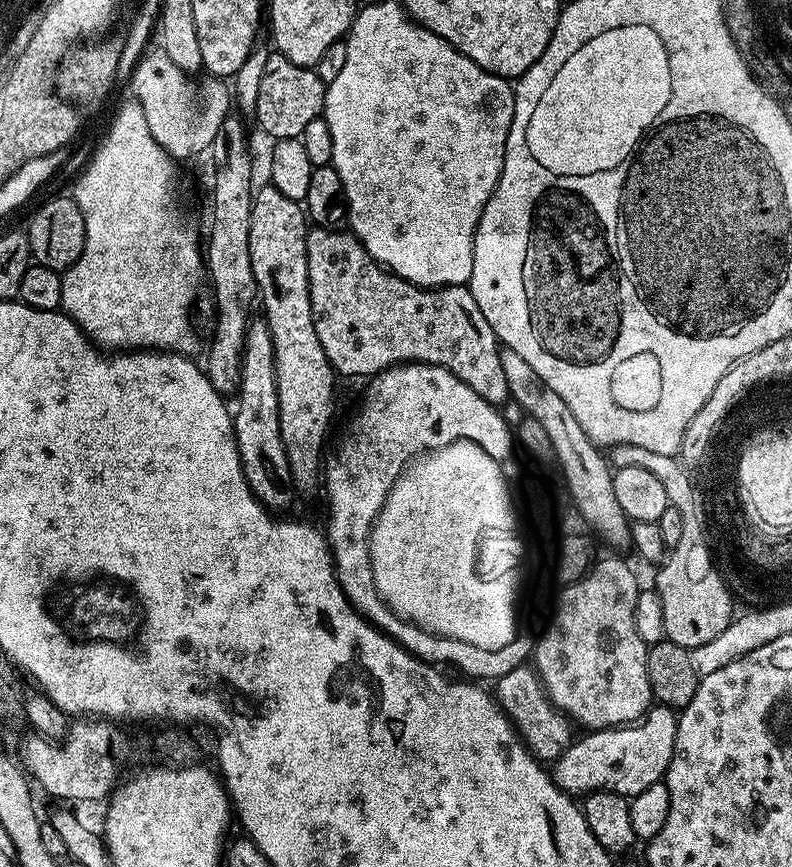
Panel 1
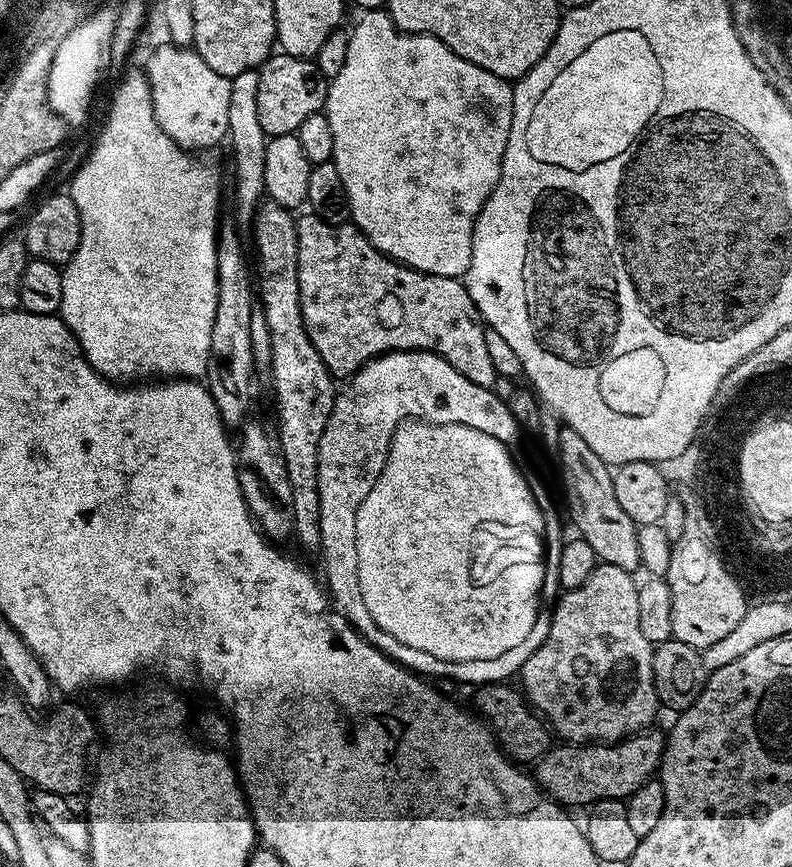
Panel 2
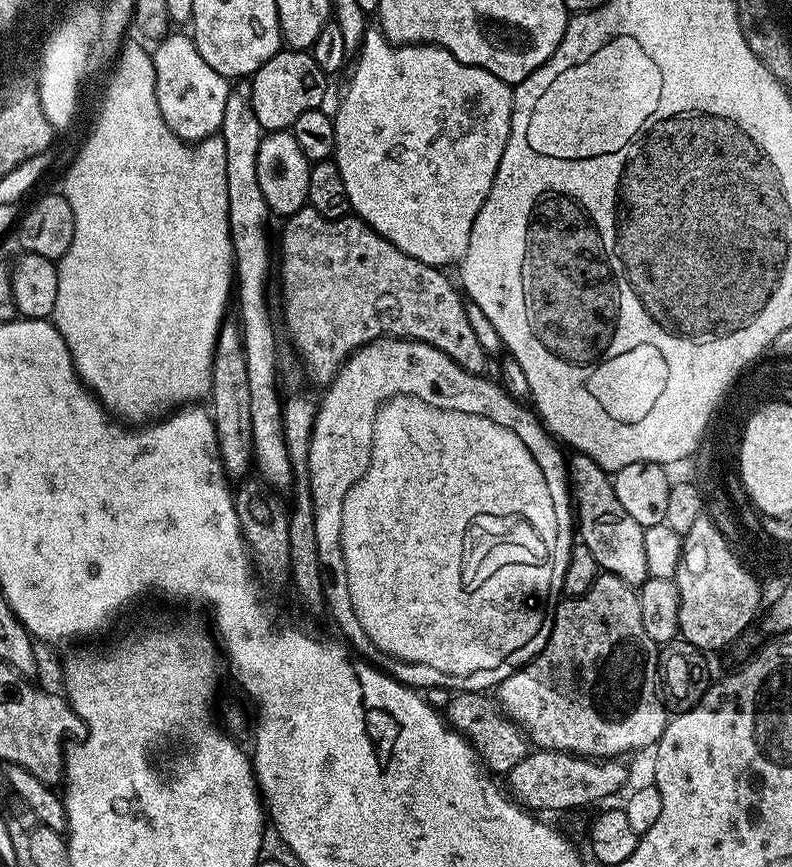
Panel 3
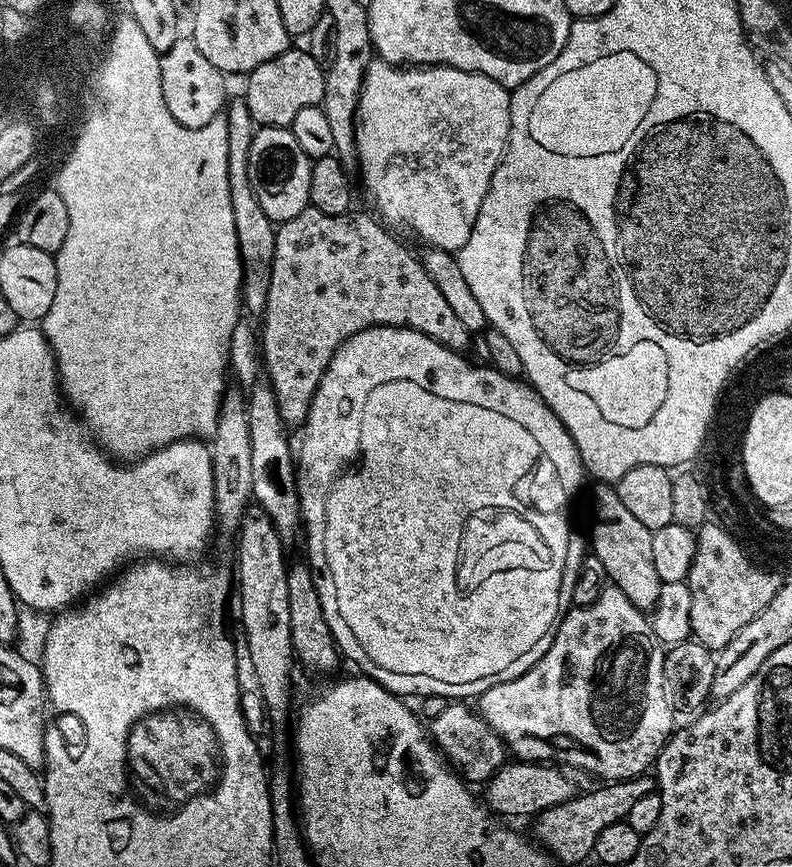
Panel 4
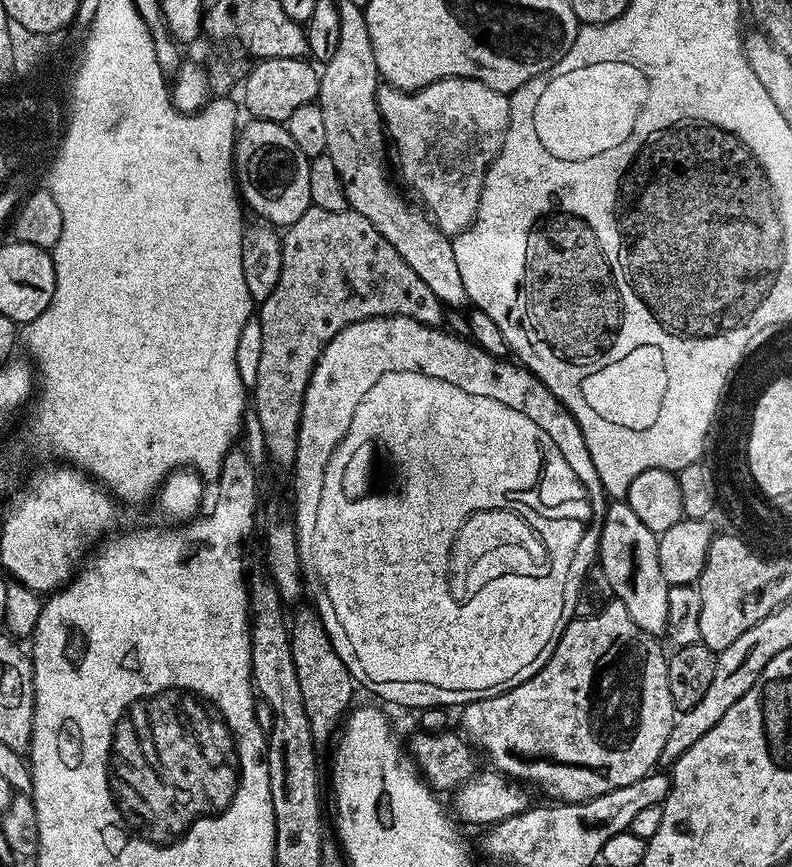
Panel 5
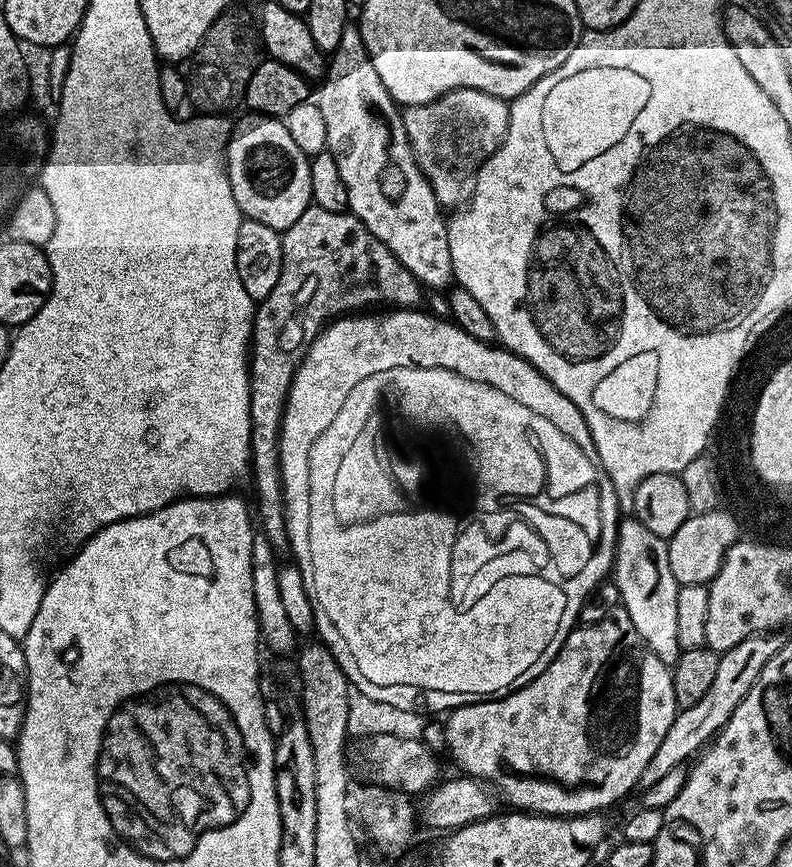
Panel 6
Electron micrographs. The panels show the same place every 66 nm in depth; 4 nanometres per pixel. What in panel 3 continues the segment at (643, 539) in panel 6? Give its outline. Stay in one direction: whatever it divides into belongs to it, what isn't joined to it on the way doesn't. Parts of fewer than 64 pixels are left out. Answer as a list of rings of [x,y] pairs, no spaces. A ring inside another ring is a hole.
[[[572,454],[567,457],[566,471],[570,485],[570,499],[574,505],[574,520],[578,525],[579,543],[585,544],[594,554],[600,570],[622,578],[622,582],[639,586],[648,579],[646,553],[642,538],[644,527],[618,503],[614,494],[612,476],[589,456]]]

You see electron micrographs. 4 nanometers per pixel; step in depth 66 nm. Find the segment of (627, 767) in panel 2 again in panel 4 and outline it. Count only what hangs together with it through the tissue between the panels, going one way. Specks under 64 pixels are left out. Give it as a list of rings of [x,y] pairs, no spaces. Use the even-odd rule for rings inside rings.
[[[527,761],[506,762],[486,782],[482,800],[497,817],[535,818],[540,813],[550,810],[550,806],[558,806],[571,796],[577,795],[578,787],[576,788],[575,778],[577,779],[575,775],[569,774],[563,767],[554,764],[533,764]]]

